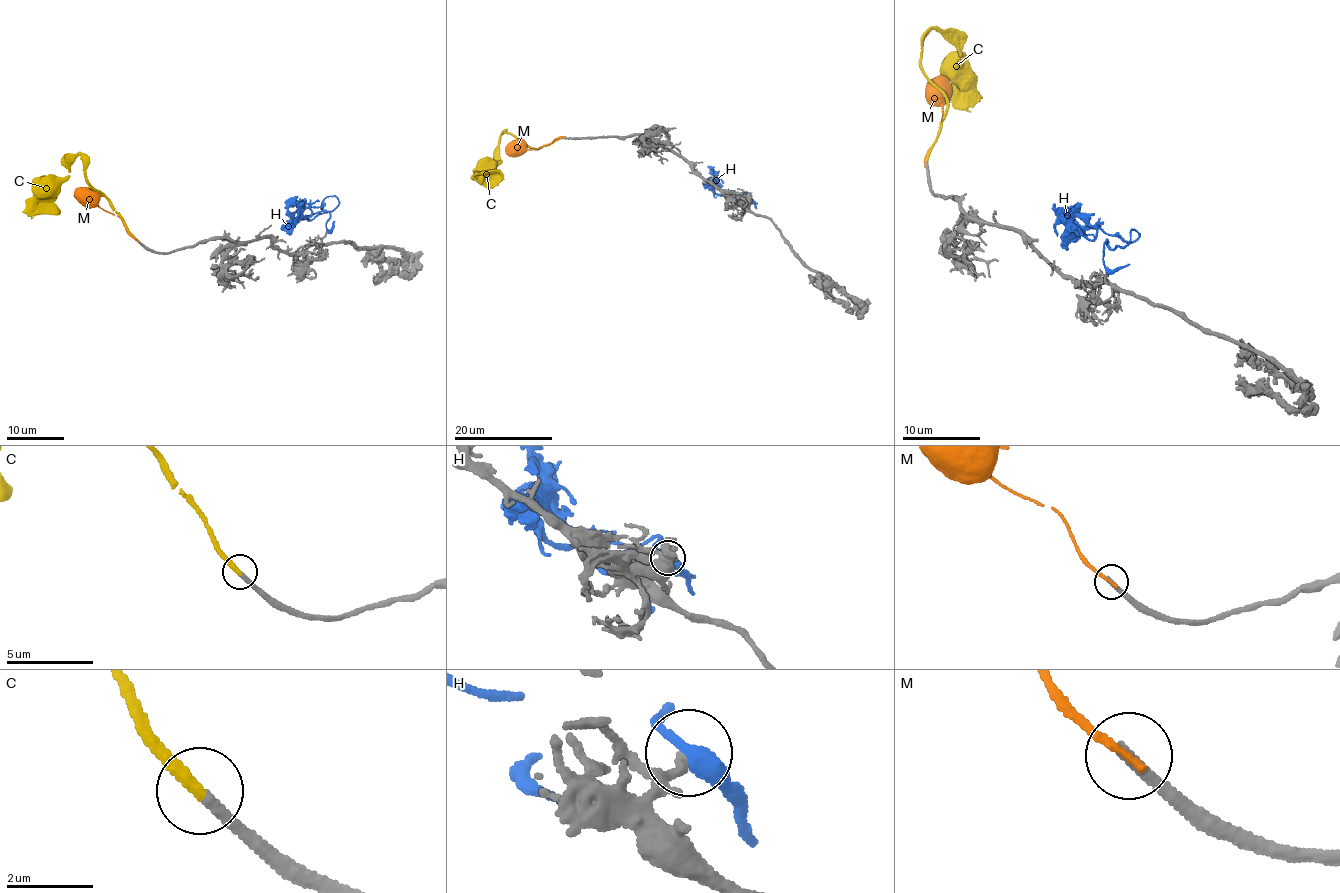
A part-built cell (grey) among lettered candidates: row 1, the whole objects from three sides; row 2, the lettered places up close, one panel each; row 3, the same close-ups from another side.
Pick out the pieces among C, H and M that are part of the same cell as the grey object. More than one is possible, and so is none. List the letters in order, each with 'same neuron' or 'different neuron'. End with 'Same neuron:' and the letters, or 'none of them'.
C: same neuron
H: different neuron
M: different neuron
Same neuron: C

